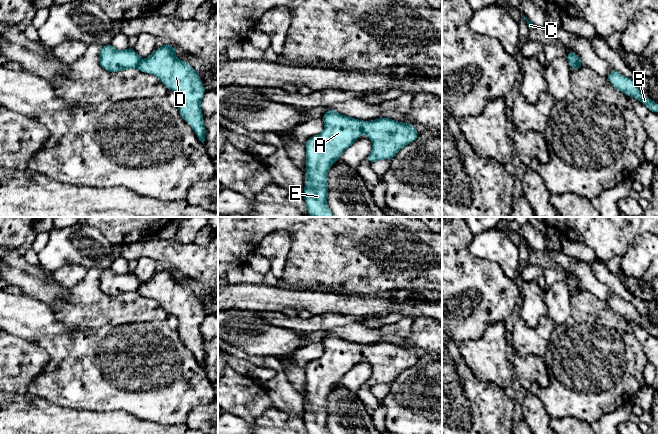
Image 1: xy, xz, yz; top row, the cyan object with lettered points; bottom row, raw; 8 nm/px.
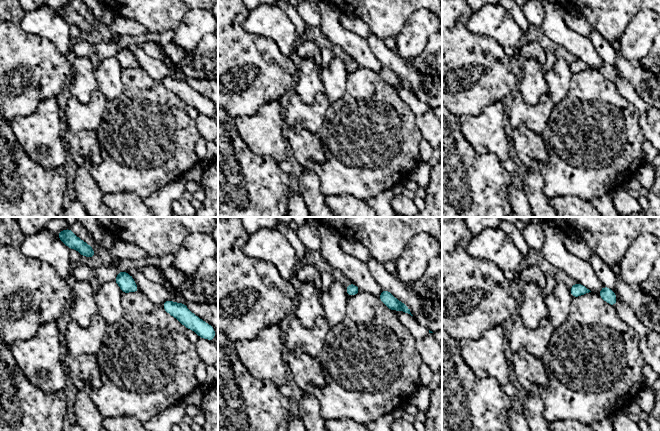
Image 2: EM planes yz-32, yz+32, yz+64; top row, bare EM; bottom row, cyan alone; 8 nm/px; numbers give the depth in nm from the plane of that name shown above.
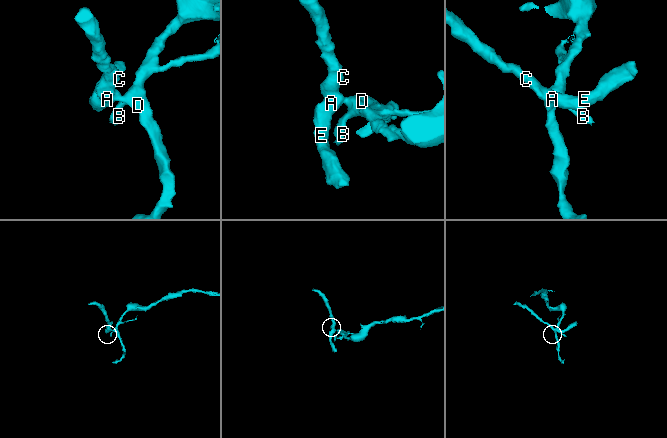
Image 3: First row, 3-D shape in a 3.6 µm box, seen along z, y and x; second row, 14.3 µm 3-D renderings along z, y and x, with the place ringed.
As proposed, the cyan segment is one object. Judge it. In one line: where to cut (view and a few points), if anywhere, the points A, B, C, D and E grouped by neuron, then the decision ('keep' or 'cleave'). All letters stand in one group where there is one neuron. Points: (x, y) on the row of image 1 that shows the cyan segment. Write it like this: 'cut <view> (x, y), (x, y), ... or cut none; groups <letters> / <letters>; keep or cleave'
cut xz (363, 121), (362, 132); groups A C E / B D; cleave

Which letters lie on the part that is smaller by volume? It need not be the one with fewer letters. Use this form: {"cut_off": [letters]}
{"cut_off": ["A", "C", "E"]}

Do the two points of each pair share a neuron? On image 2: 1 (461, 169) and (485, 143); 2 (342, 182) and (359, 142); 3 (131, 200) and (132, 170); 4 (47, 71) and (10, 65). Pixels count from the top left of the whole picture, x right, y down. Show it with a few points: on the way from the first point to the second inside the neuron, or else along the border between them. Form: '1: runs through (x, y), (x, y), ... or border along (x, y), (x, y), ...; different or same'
1: border along (462, 134), (478, 153), (492, 153), (499, 161); different
2: runs through (346, 172), (359, 159), (359, 152); same
3: border along (107, 193), (134, 192), (142, 199); different
4: runs through (38, 70), (19, 67); same

